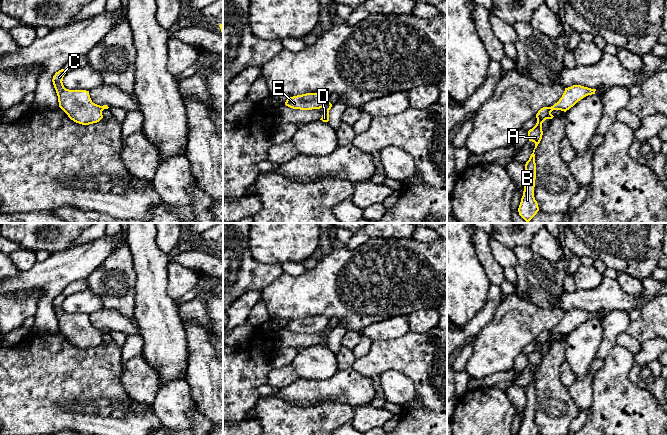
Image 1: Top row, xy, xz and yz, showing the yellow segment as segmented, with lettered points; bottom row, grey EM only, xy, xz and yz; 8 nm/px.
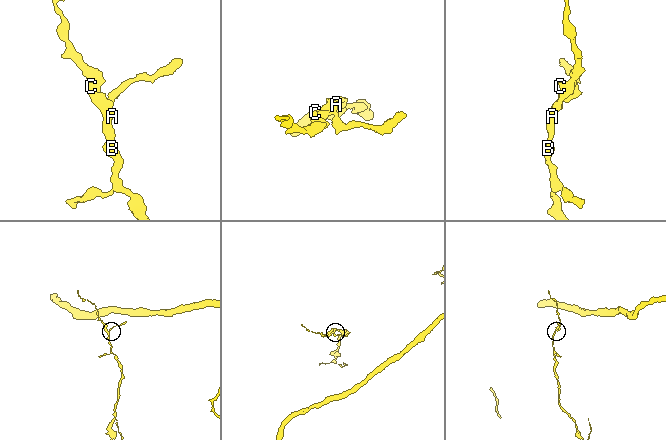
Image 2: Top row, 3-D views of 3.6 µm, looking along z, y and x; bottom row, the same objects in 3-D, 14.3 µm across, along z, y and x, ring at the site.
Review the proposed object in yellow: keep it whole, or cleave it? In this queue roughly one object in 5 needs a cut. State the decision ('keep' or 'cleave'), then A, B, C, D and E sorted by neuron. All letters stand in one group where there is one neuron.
cleave; A B C E / D

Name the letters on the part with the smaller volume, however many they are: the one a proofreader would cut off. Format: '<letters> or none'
D

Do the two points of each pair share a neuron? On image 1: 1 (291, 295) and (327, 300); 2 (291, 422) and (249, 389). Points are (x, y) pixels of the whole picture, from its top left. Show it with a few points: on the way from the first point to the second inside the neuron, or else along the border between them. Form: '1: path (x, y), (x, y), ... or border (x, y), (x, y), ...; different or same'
1: path (300, 295), (318, 295); same
2: border (261, 396), (253, 407); different

